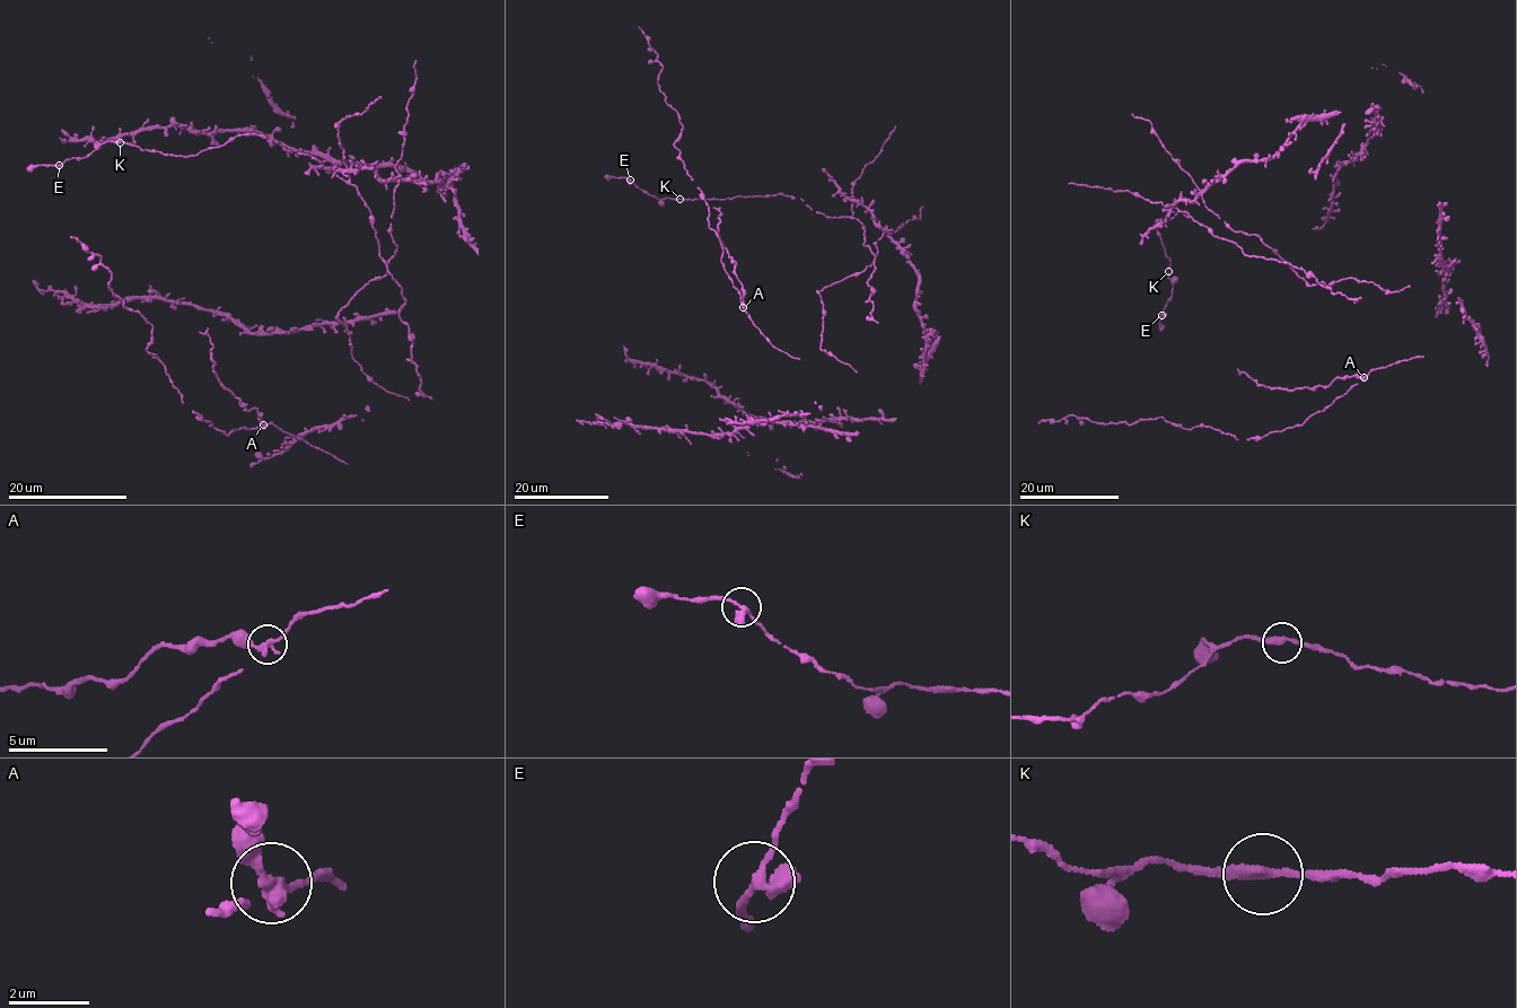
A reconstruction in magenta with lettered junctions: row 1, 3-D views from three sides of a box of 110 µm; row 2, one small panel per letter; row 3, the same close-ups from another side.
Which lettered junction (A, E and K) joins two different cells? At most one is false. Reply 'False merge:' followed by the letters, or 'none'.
False merge: A

